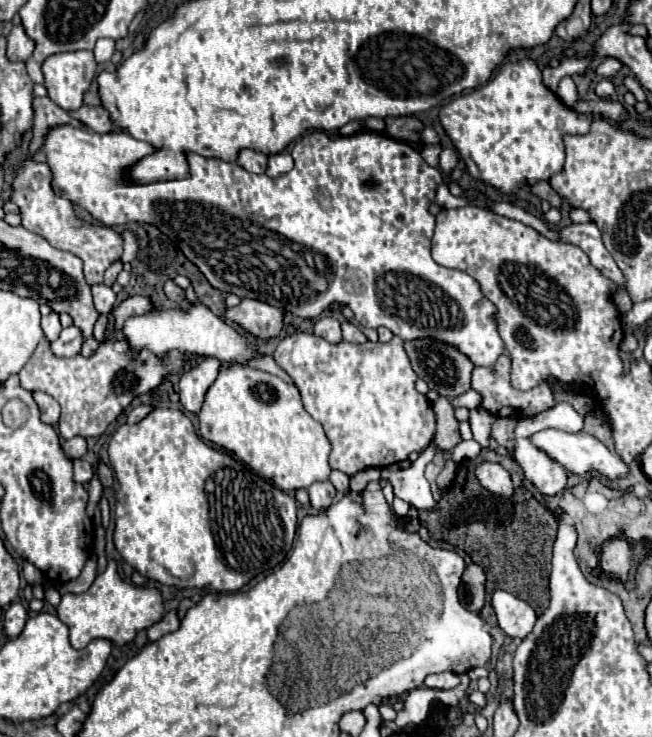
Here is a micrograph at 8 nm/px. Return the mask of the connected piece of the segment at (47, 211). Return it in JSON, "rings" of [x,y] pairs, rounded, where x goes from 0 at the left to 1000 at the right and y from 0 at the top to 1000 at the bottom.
{"rings":[[[46,217],[34,220],[34,225],[21,242],[21,263],[18,263],[18,274],[34,288],[34,307],[40,312],[71,323],[83,336],[120,347],[129,355],[129,377],[132,377],[135,388],[156,385],[163,364],[169,364],[178,353],[184,353],[190,326],[172,309],[144,307],[144,304],[123,299],[120,290],[113,288],[110,274],[83,263],[80,252],[77,252],[77,239],[80,239],[80,233],[77,233],[74,223],[46,220]]]}

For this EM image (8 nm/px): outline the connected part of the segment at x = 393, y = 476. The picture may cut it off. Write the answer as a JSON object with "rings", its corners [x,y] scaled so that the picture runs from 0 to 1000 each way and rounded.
{"rings":[[[661,600],[626,636],[610,638],[610,640],[595,638],[595,654],[604,659],[604,670],[623,678],[626,684],[638,687],[641,692],[669,689],[669,681],[660,670],[660,657],[650,649],[652,635],[663,626],[669,612],[670,605]]]}

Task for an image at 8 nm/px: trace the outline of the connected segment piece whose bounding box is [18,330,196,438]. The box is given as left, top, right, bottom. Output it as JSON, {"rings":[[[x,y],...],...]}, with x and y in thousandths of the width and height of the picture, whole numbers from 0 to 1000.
{"rings":[[[178,448],[175,459],[156,464],[150,478],[138,486],[129,486],[123,480],[113,486],[86,486],[74,475],[74,461],[64,461],[40,497],[28,505],[28,510],[34,526],[71,532],[89,543],[89,548],[95,551],[95,562],[89,570],[95,594],[138,594],[153,592],[209,537],[236,529],[261,505],[282,502],[294,491],[301,491],[301,486],[276,478],[261,478],[258,488],[242,488],[227,475],[209,480]]]}

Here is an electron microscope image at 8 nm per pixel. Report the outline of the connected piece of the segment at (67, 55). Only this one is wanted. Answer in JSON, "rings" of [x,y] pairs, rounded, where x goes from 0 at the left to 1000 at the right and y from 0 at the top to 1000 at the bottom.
{"rings":[[[120,68],[120,71],[95,71],[77,76],[64,87],[67,98],[67,117],[74,122],[74,133],[89,141],[98,149],[120,149],[129,136],[129,125],[138,119],[144,103],[147,103],[147,81],[144,73],[135,68]]]}

